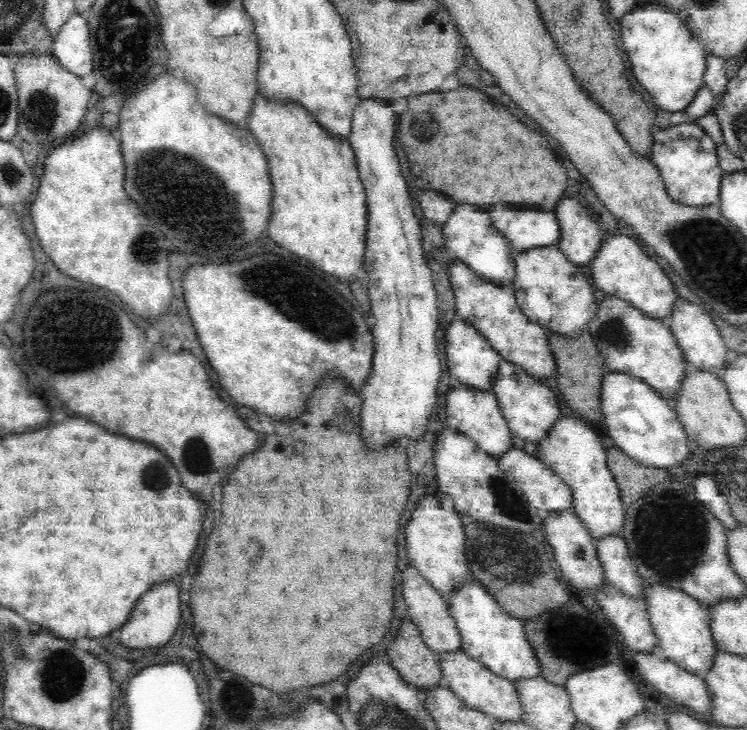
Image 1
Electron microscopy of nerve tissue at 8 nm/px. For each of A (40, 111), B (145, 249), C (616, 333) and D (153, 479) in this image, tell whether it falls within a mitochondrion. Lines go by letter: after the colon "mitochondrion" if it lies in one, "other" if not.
A: mitochondrion
B: mitochondrion
C: mitochondrion
D: mitochondrion

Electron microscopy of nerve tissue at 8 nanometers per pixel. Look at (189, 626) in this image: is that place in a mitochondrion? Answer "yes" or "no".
no

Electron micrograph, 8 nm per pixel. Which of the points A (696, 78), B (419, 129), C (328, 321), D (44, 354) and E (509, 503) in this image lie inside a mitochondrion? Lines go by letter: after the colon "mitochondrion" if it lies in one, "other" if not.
A: other
B: mitochondrion
C: mitochondrion
D: other
E: mitochondrion

